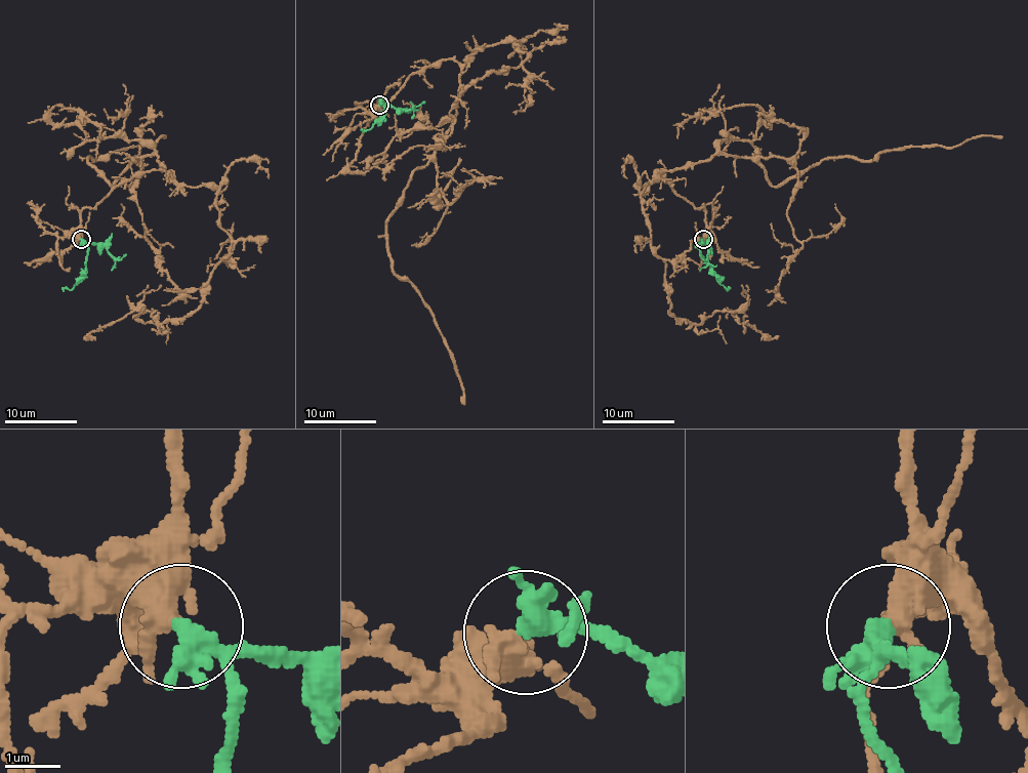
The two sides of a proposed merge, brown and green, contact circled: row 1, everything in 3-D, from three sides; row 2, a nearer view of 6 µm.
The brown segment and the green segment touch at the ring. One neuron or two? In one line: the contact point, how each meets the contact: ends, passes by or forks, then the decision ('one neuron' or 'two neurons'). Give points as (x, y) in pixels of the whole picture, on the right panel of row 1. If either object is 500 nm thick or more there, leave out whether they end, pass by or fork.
at (703, 239); brown passes by; green forks there; one neuron

